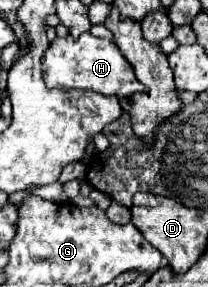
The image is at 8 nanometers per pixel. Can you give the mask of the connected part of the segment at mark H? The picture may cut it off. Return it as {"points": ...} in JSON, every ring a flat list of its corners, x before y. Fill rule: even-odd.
{"points":[[82,34,80,38,56,38,44,54,42,70,48,88,80,88,118,98,128,98,144,90,144,84,136,80,130,62,122,56,118,46,110,40,102,40,92,34]]}

